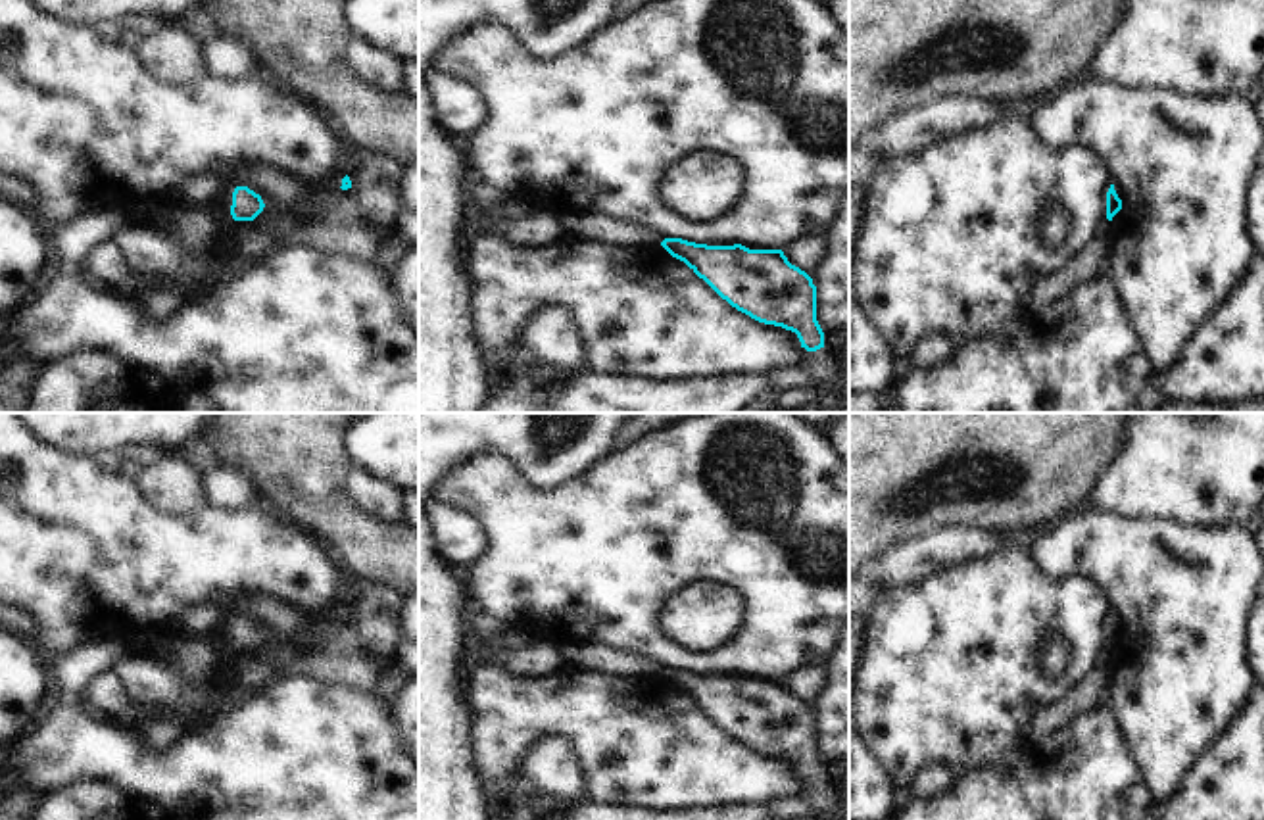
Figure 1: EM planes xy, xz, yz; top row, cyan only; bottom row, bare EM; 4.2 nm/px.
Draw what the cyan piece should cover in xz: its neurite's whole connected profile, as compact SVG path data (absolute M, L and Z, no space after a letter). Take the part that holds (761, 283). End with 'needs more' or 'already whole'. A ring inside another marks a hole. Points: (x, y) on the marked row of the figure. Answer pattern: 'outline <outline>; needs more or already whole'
outline M665 238L661 246L738 311L795 332L801 342L799 367L838 392L830 340L816 321L816 286L782 250L707 246L682 238Z; needs more

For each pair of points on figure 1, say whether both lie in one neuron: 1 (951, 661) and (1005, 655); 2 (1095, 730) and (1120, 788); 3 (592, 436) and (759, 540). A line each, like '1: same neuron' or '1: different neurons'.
1: same neuron
2: same neuron
3: different neurons

